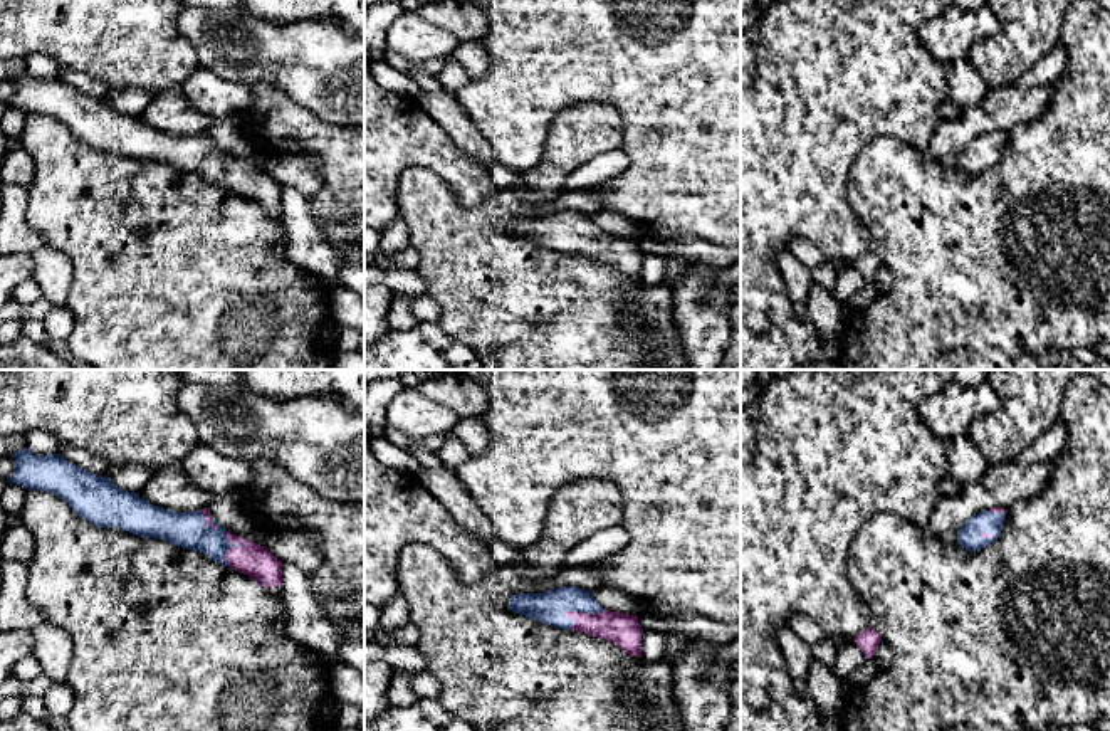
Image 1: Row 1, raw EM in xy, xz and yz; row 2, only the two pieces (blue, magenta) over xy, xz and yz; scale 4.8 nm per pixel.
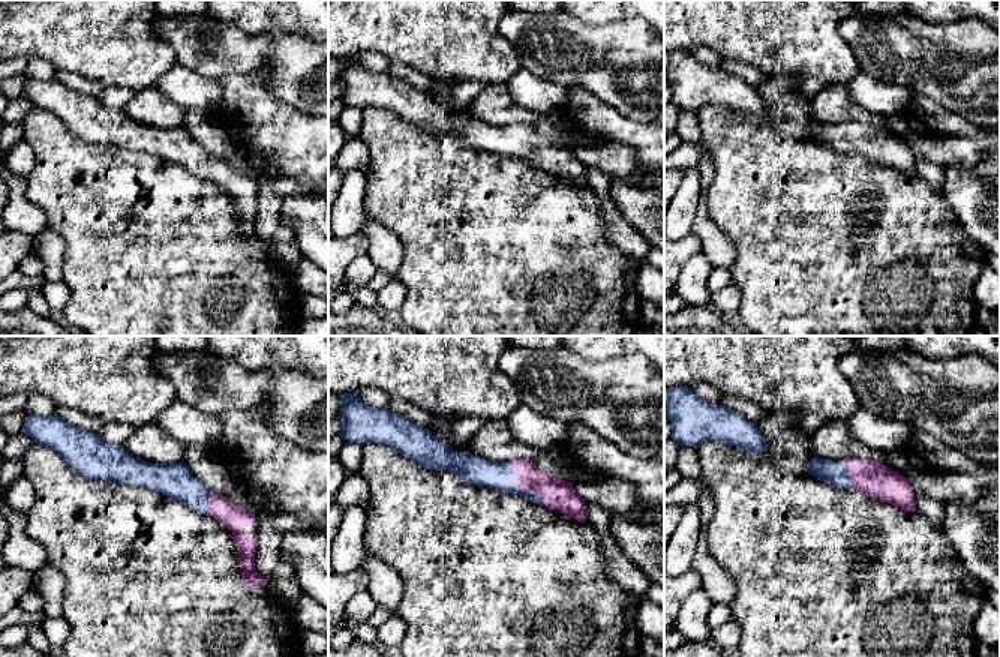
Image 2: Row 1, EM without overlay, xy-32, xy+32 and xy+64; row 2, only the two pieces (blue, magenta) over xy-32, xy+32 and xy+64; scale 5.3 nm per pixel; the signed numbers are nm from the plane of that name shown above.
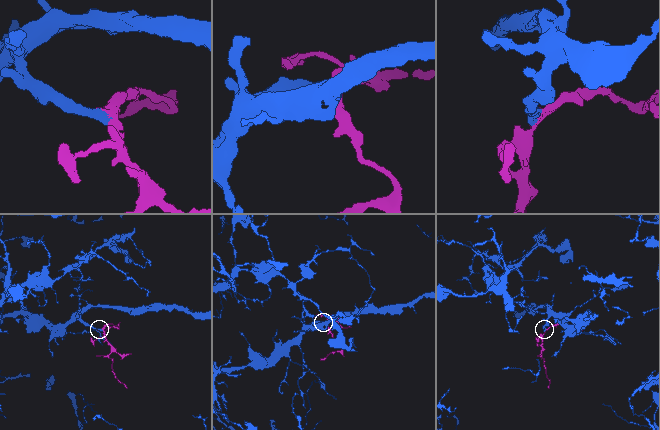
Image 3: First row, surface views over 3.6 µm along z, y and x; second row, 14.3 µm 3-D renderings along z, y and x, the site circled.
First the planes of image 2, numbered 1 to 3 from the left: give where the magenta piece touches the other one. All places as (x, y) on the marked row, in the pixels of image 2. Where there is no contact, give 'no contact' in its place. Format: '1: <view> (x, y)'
1: xy-32 (206, 503)
2: xy+32 (517, 489)
3: xy+64 (849, 473)

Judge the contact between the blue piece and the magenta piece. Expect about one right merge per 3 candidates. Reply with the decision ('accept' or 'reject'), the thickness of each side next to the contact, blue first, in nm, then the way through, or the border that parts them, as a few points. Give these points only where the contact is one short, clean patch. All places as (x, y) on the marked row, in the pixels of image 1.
accept; 150 nm thick on the blue side, 160 nm on the other; runs through xz (548, 607), (570, 607), (583, 612), (602, 624), (622, 629)

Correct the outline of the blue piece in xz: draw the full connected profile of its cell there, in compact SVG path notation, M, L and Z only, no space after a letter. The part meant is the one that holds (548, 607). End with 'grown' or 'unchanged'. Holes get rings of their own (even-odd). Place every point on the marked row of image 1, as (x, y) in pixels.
M559 586L544 593L516 593L509 600L509 608L551 627L613 642L623 652L641 657L643 628L638 617L603 608L591 592L579 586Z | grown

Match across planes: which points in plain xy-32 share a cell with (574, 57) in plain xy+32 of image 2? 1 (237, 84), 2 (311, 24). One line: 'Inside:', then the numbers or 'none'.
Inside: none

